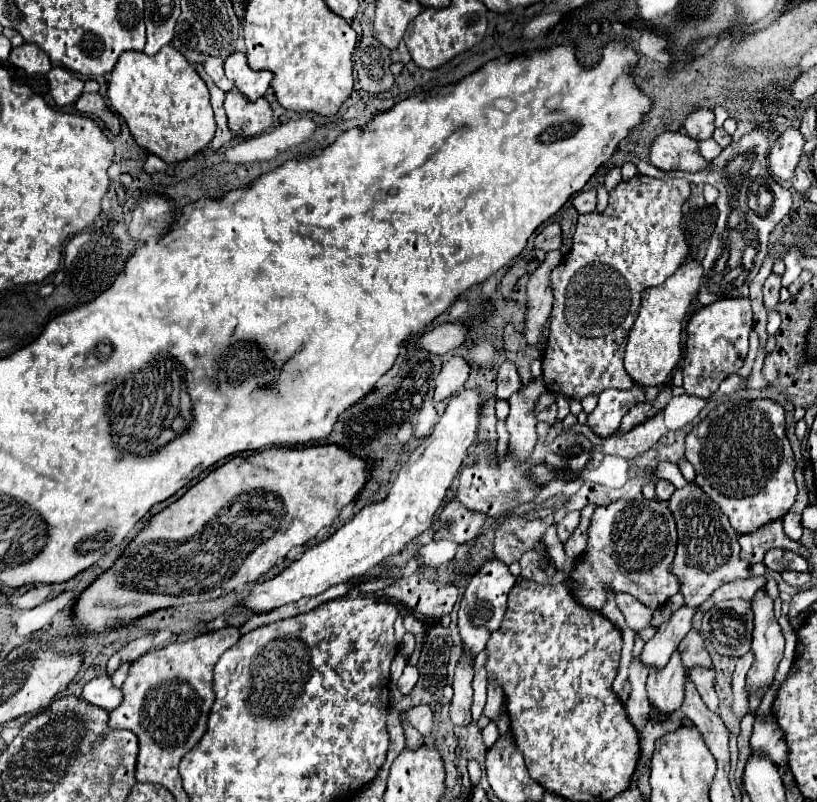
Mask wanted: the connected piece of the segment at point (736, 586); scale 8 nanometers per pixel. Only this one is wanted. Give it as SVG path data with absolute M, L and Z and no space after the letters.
M749 577L749 579L739 579L733 583L725 583L711 599L709 605L717 605L719 601L727 599L751 599L753 593L765 585L765 577Z

